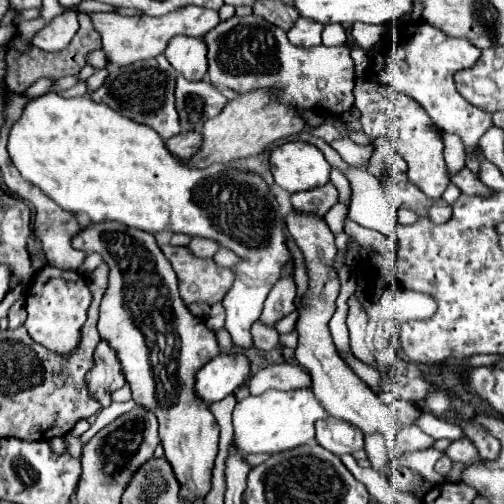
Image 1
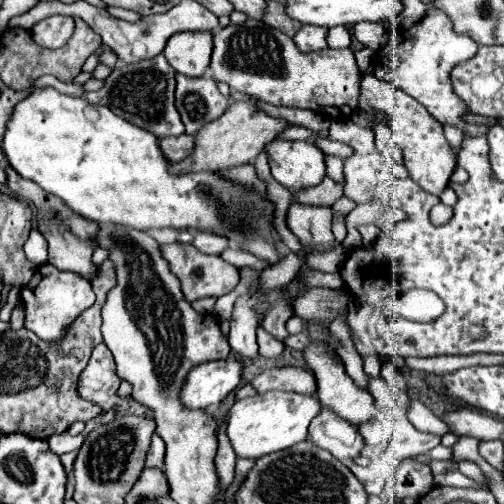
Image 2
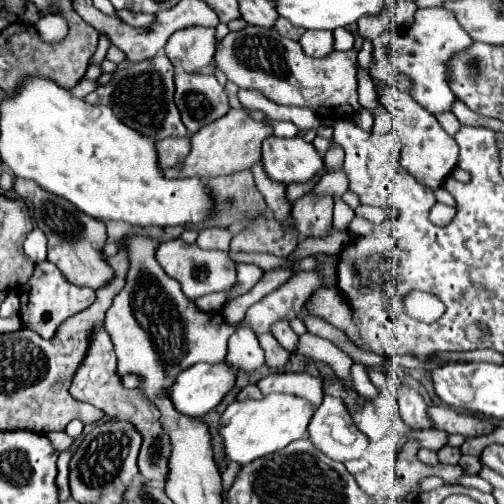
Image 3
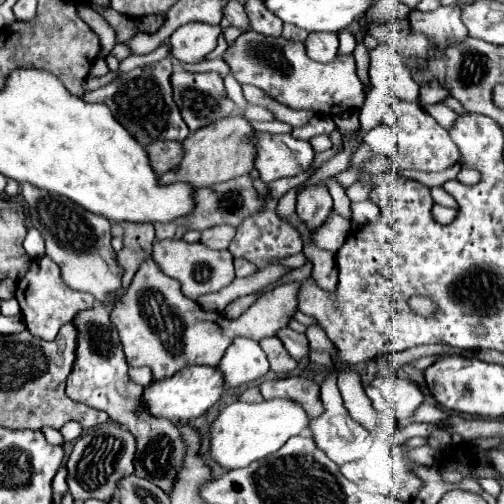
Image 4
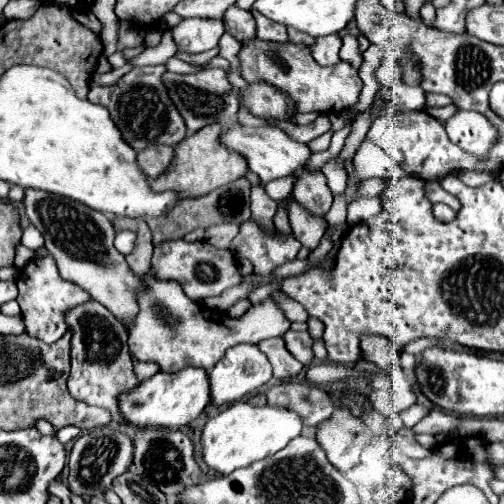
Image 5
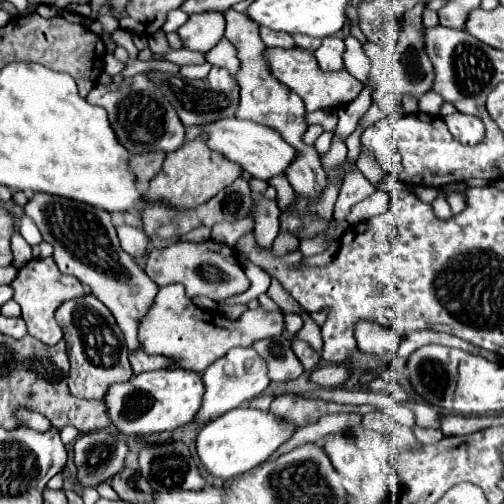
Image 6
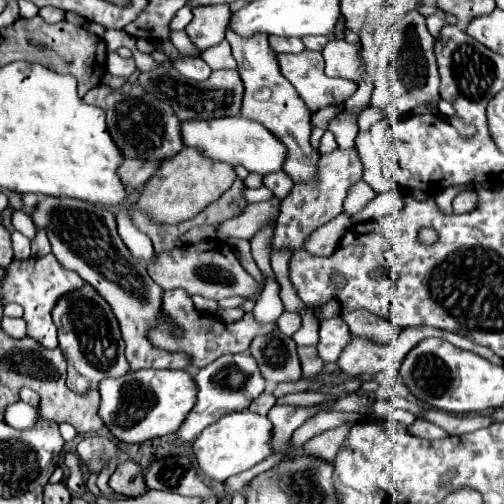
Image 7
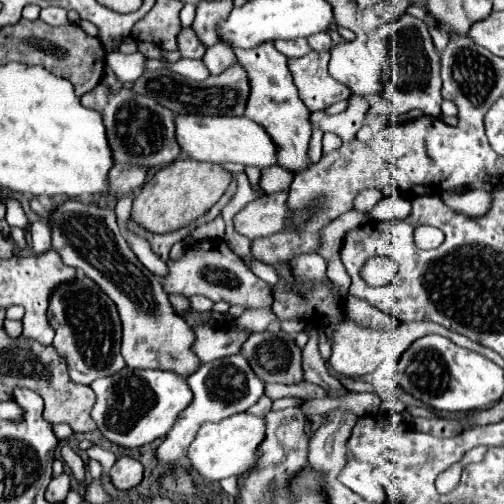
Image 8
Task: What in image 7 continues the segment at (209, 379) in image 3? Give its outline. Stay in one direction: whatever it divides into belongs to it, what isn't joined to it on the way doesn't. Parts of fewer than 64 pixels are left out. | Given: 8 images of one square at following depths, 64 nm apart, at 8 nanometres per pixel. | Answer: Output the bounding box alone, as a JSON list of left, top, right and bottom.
[100,370,196,442]

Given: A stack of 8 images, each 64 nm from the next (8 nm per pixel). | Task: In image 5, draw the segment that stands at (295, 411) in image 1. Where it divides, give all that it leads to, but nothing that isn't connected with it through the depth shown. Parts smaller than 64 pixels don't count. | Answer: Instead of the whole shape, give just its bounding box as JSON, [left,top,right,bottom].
[202,402,302,474]

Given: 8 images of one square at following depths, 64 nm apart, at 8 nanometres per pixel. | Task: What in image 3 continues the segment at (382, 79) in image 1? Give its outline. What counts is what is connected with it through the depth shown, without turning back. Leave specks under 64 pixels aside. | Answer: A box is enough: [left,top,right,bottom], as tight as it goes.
[390,8,474,114]

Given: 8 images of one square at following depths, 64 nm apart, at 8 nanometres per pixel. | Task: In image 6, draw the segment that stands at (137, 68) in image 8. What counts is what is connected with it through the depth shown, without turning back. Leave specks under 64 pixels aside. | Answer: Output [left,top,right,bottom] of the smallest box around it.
[104,54,124,76]

